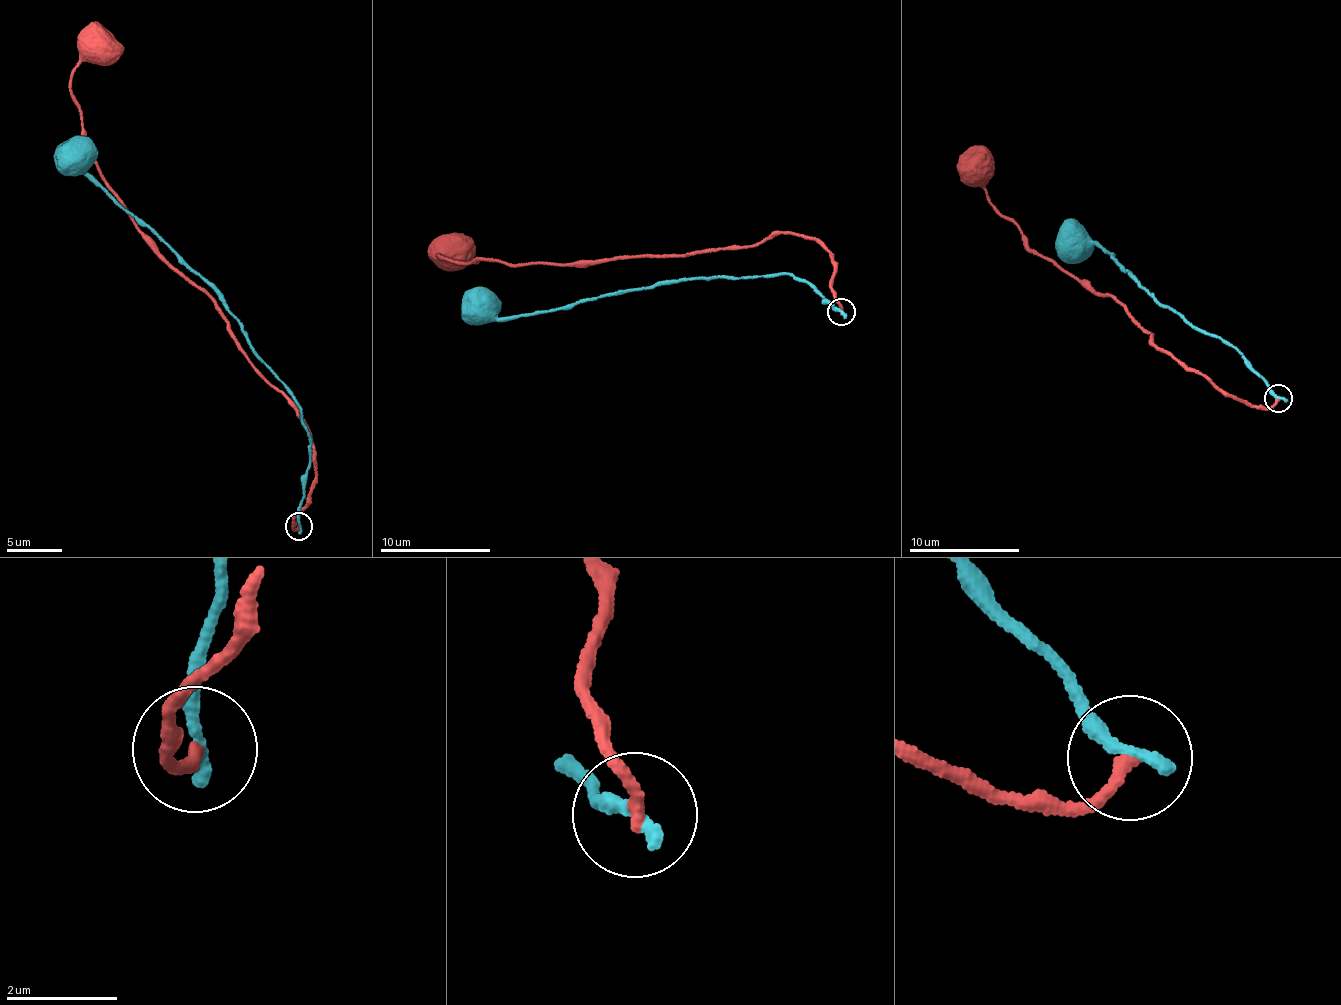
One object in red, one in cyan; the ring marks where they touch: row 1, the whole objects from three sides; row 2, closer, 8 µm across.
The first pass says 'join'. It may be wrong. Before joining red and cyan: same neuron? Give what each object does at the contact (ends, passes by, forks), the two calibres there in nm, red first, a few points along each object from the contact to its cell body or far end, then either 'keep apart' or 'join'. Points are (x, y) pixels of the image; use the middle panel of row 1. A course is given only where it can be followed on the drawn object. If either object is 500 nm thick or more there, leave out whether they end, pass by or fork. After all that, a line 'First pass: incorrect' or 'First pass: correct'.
red ends; cyan ends; calibres 240 and 280 nm; course red (840, 312), (829, 250), (798, 235), (591, 265), (508, 266), (480, 257), (465, 265), (439, 257), (475, 249); course cyan (840, 310), (815, 286), (780, 273), (732, 279), (667, 281), (502, 321), (484, 315), (482, 311); keep apart
First pass: incorrect

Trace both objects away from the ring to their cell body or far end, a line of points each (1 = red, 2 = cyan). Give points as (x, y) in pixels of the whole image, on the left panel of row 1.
1: (297, 526), (317, 473), (298, 409), (254, 368), (206, 293), (156, 253), (85, 143), (74, 70), (124, 48)
2: (298, 524), (312, 440), (294, 400), (259, 360), (218, 295), (88, 174), (76, 155)

